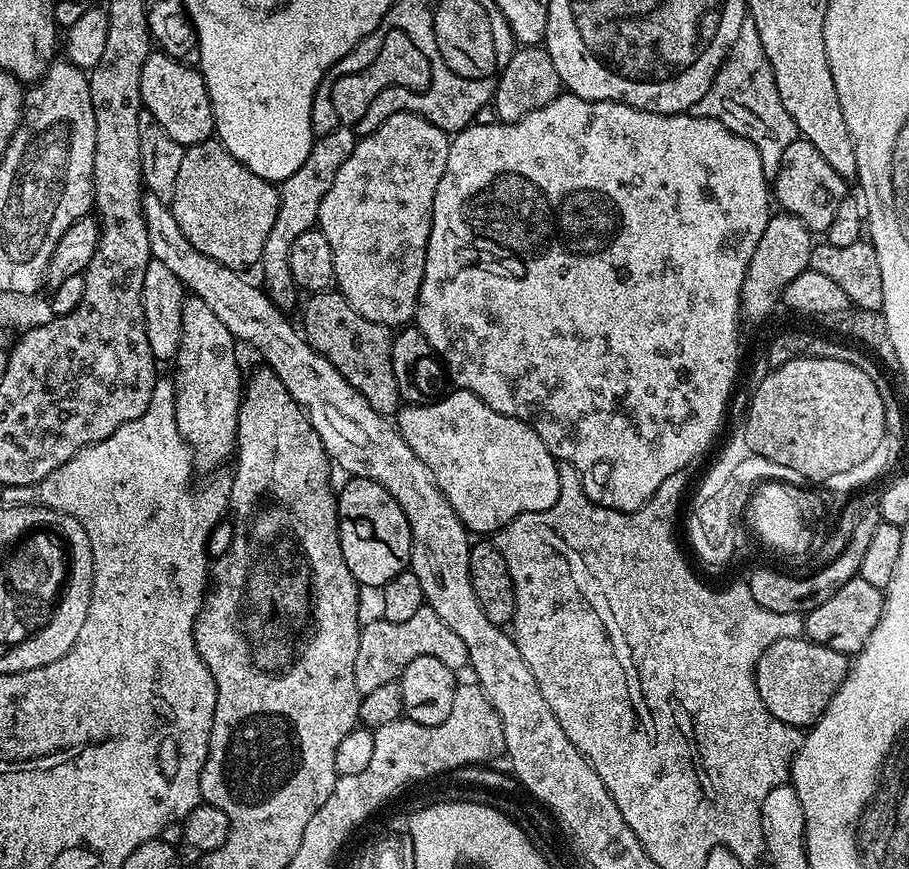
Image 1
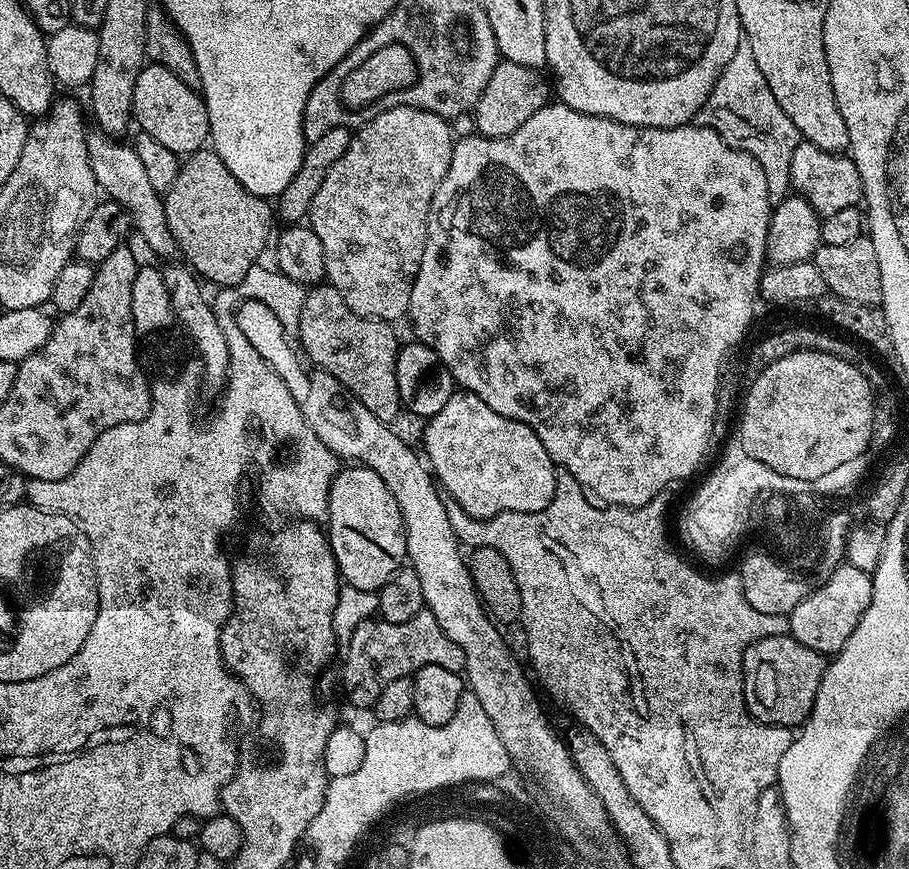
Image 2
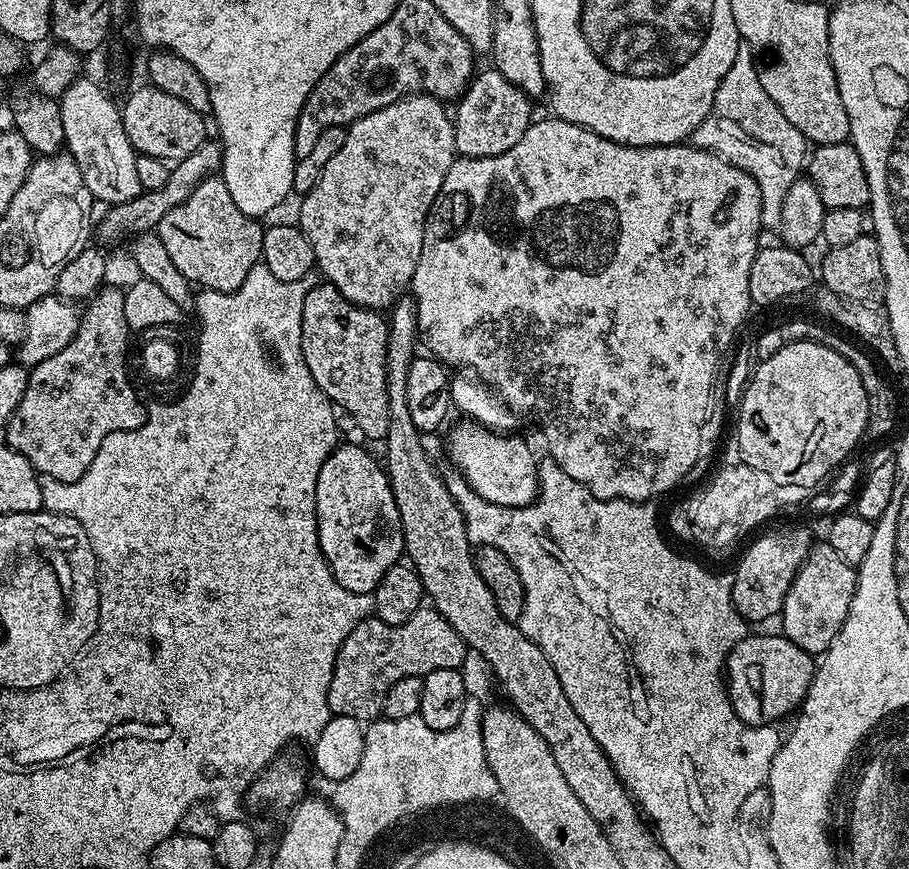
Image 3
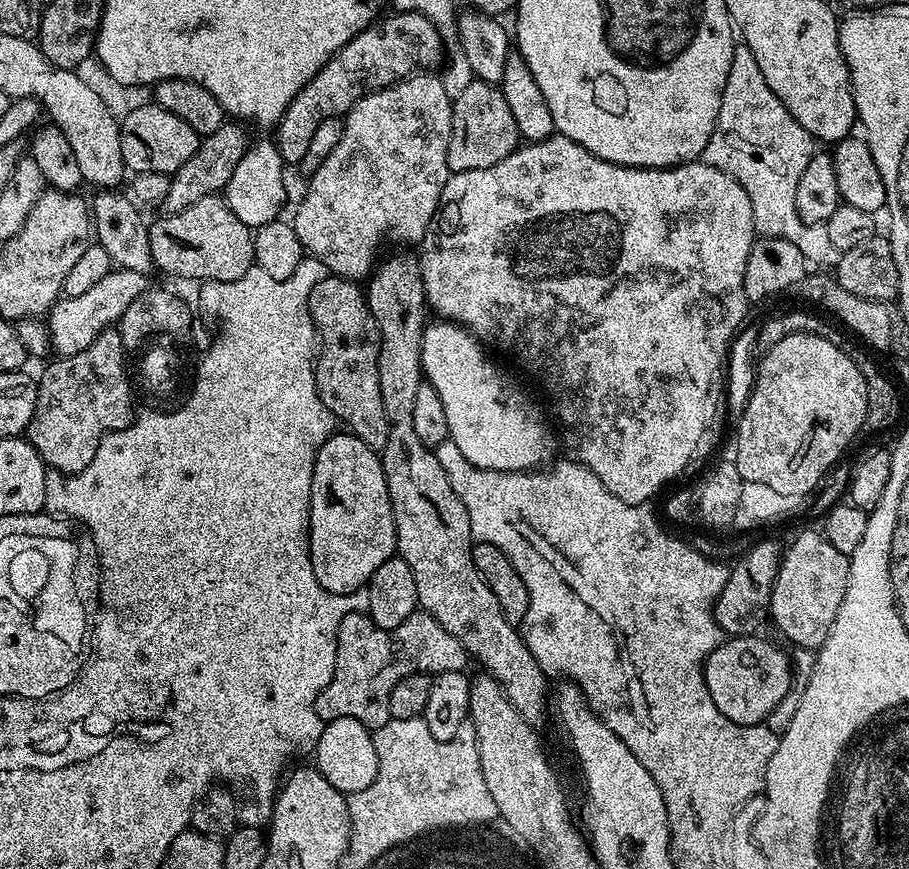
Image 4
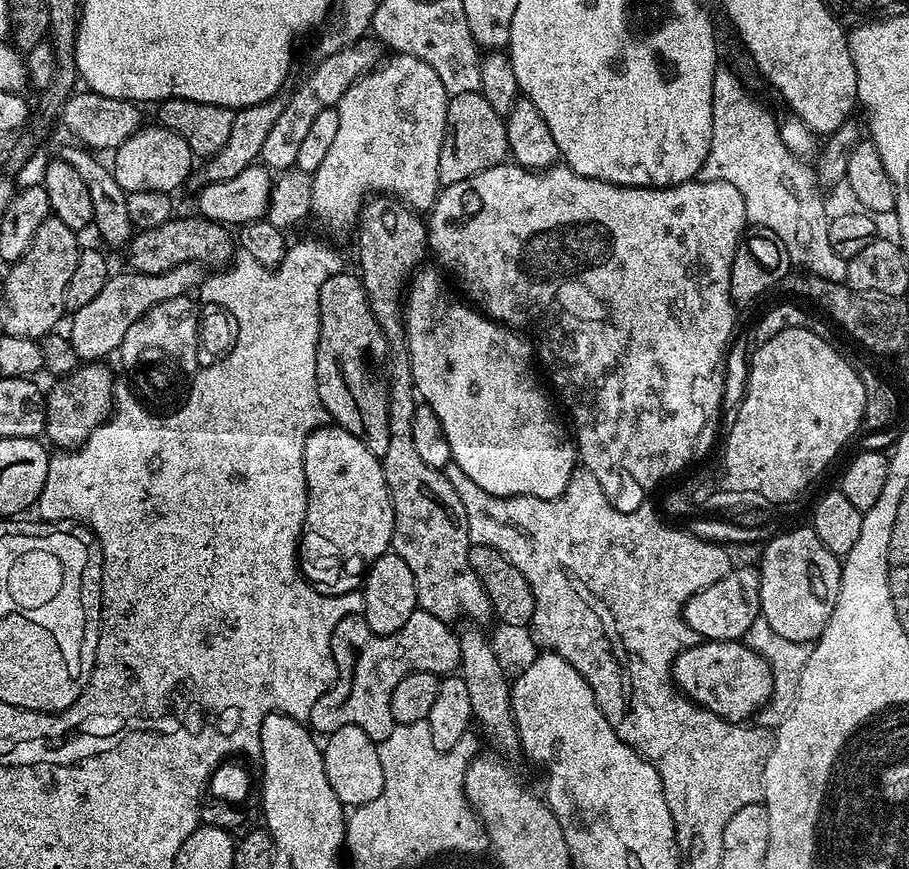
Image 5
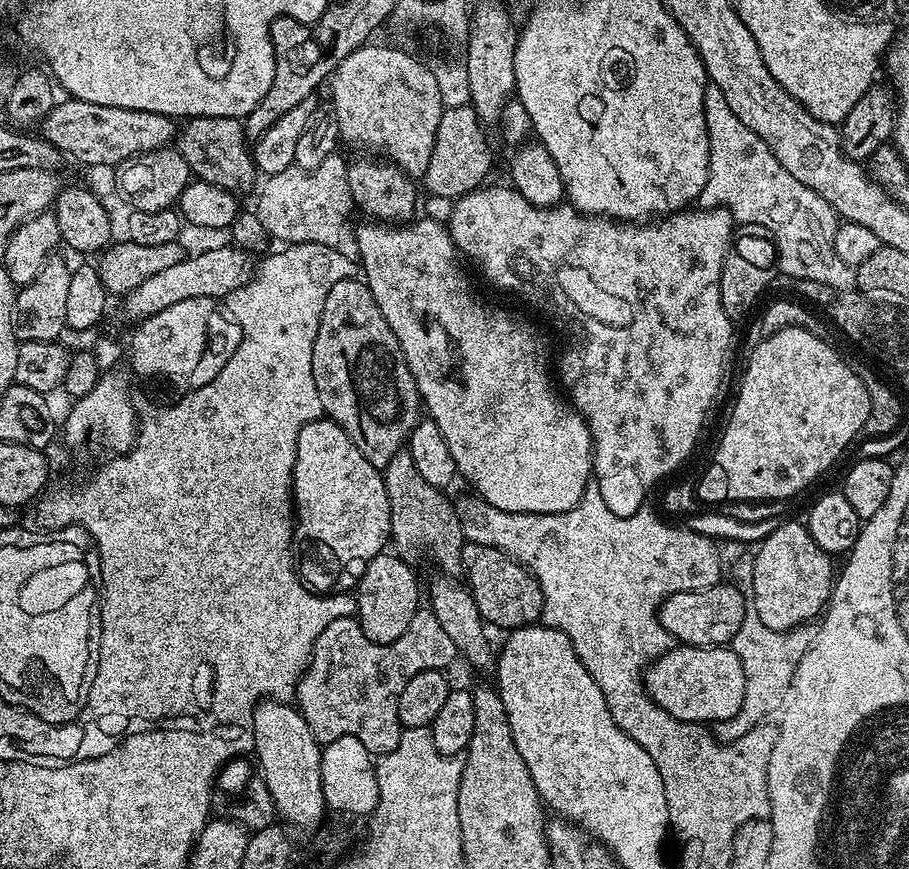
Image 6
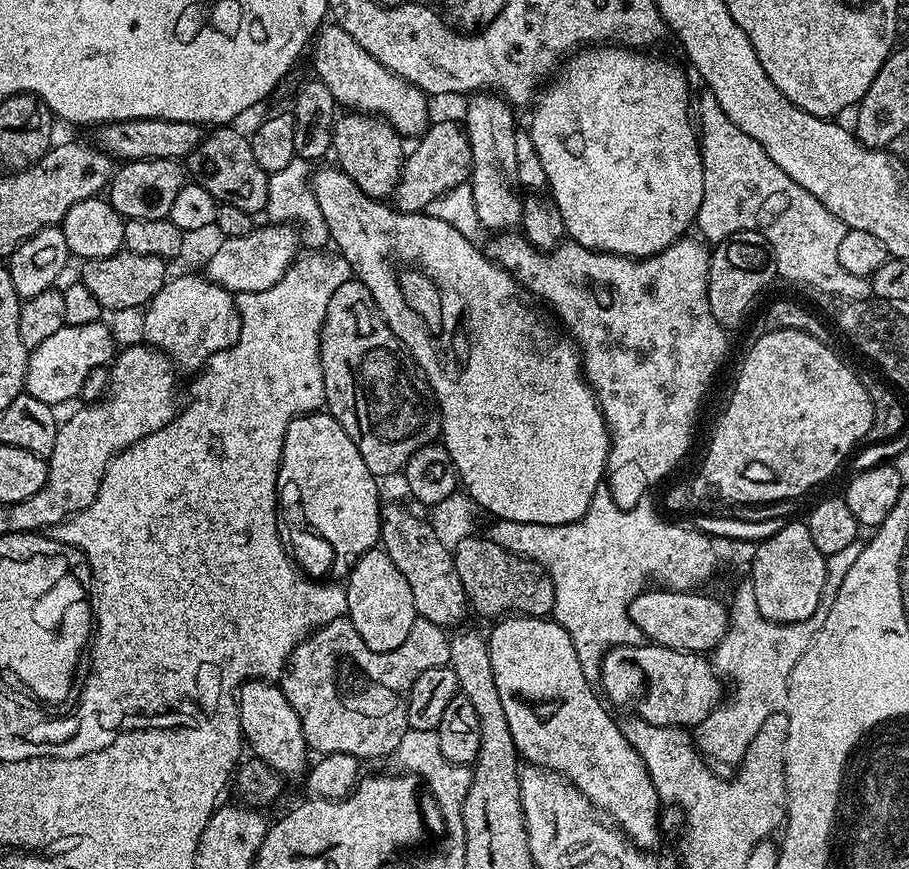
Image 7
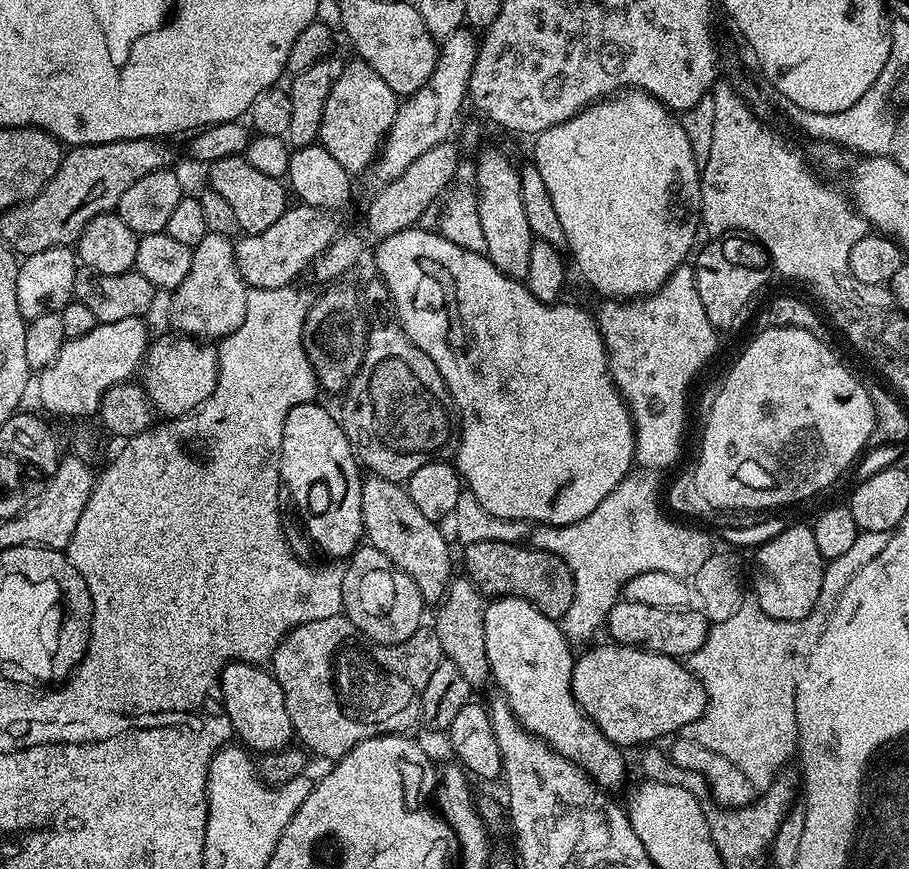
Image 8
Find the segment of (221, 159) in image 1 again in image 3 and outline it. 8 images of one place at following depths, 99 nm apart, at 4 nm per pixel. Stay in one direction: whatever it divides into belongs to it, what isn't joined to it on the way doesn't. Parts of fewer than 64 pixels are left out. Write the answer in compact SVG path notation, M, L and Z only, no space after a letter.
M215 175L203 180L182 206L174 206L154 231L162 238L162 246L166 246L174 266L189 282L201 284L201 289L210 292L233 292L246 282L252 267L261 263L264 229L257 217L238 210L230 190L226 190L226 182Z

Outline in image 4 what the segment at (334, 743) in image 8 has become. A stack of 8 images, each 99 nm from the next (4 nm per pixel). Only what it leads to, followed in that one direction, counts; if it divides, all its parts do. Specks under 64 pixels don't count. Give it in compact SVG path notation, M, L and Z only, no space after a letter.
M417 610L402 626L380 628L367 614L351 612L342 618L336 639L334 674L318 694L316 713L321 721L354 718L369 730L375 730L390 717L390 690L410 674L426 672L464 672L470 664L468 651L426 611Z

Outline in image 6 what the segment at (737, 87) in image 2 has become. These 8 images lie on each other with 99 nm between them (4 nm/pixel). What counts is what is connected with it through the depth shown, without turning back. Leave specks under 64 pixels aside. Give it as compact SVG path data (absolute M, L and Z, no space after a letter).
M711 83L704 92L704 113L710 142L710 166L699 207L726 208L737 225L757 224L765 228L776 244L781 273L834 289L853 289L855 269L844 264L834 251L836 211L821 196L814 194L814 190L802 186L794 174L789 174L786 166L774 158L770 146L766 146L750 126L738 122L738 114L726 106L722 90Z

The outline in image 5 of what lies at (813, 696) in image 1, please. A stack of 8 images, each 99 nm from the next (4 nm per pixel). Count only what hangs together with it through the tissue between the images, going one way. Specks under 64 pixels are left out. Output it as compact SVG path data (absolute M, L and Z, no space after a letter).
M739 640L697 642L678 654L672 664L672 682L699 708L709 708L723 720L744 722L772 699L772 668Z

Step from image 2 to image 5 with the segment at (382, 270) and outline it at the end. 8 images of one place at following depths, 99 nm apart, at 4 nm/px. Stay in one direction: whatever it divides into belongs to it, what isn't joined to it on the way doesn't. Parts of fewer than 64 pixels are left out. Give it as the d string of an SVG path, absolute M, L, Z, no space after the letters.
M389 57L353 82L336 105L338 135L322 166L310 176L311 215L332 232L353 227L364 201L377 194L394 196L417 210L431 209L440 195L438 158L449 135L449 94L433 67L418 57Z

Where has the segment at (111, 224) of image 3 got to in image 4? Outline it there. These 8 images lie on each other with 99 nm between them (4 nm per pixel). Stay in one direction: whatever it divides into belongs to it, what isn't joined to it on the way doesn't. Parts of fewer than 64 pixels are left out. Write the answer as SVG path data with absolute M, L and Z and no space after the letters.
M226 122L214 130L214 134L203 137L198 150L177 172L171 173L172 185L162 201L162 208L165 213L181 212L186 206L194 206L201 198L214 196L223 193L227 189L230 178L234 178L234 169L242 158L249 155L248 132L249 129L240 122Z

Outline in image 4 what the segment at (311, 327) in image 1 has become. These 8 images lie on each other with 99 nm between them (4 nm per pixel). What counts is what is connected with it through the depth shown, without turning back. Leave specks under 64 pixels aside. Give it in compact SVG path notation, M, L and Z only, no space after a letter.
M327 275L310 290L308 309L318 337L316 389L333 416L366 446L383 450L388 423L378 386L378 326L368 309L365 289L355 280Z

